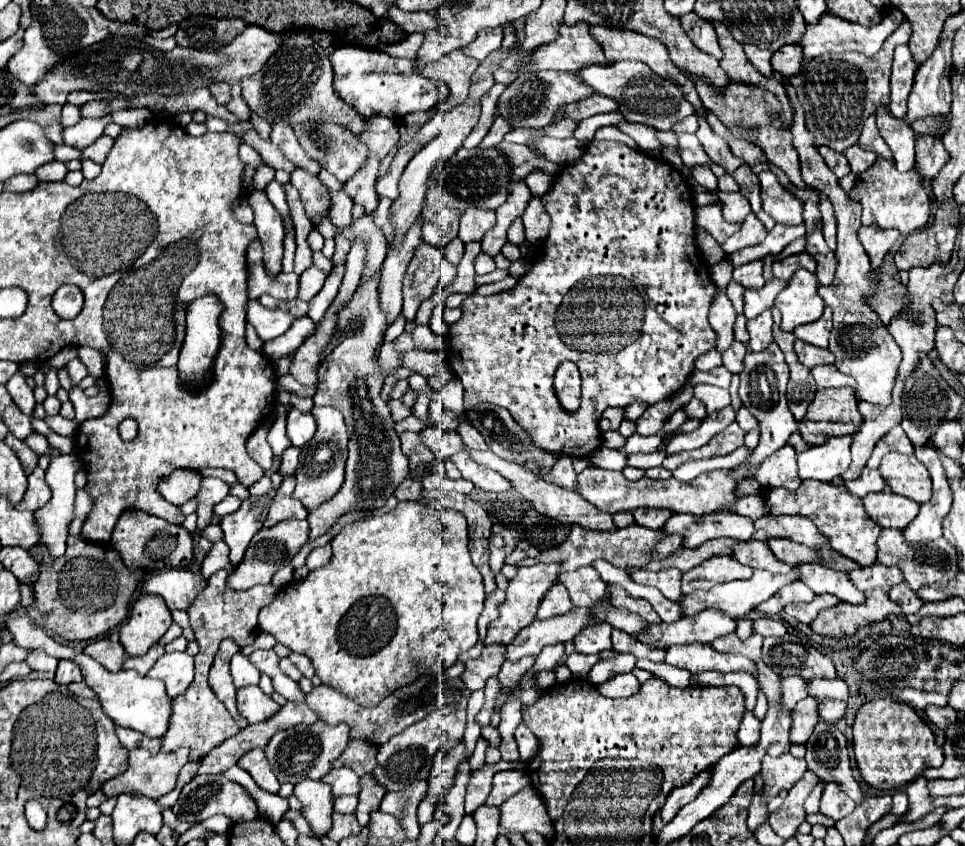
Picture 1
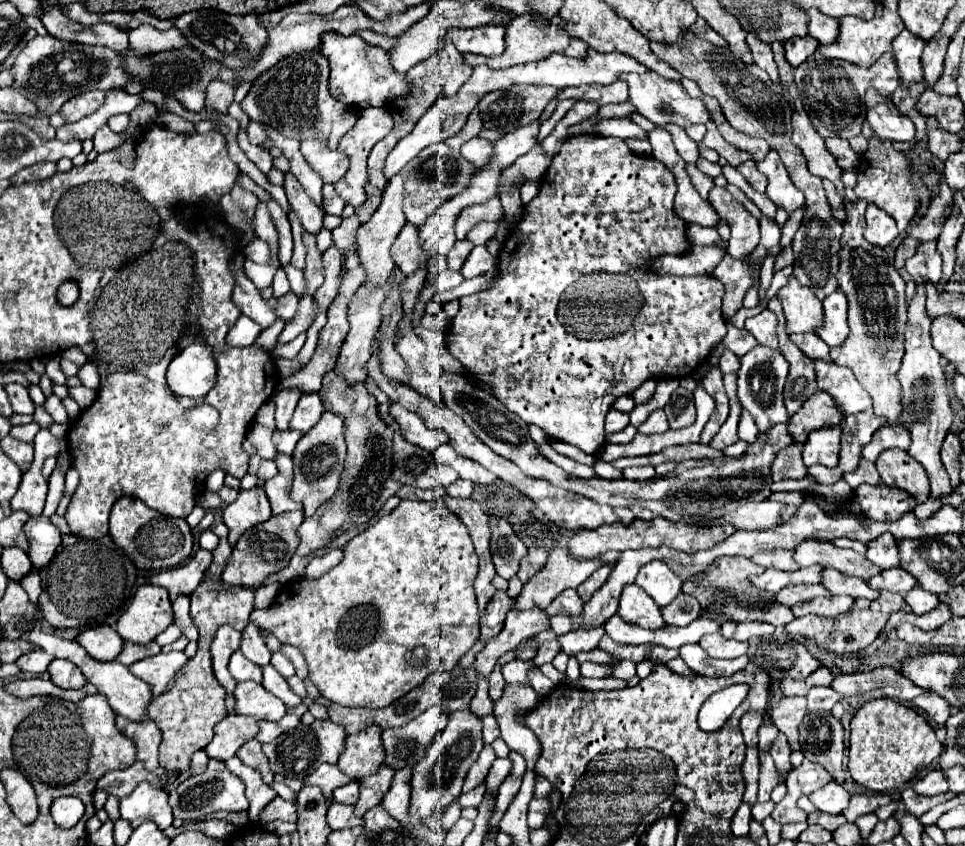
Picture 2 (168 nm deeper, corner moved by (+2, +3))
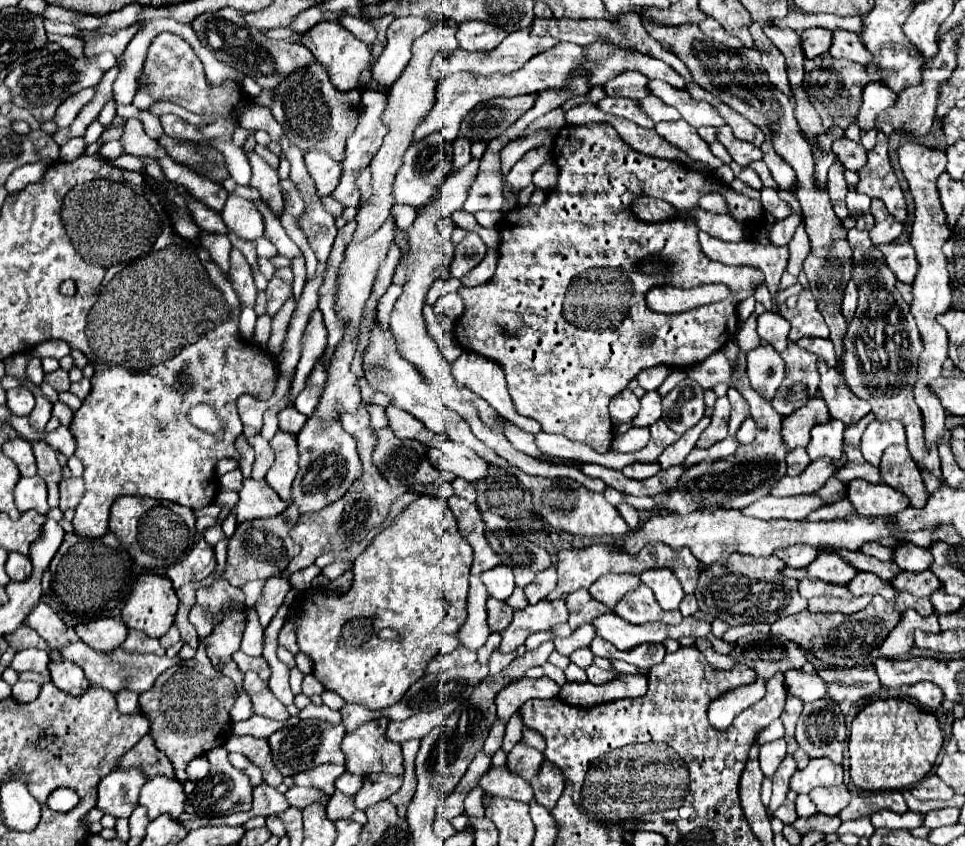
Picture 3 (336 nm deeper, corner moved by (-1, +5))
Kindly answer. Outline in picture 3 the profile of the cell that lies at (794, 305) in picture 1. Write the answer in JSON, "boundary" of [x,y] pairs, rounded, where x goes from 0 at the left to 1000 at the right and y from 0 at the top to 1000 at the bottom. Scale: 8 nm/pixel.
{"boundary":[[[830,322],[828,326],[828,336],[832,336],[832,343],[828,348],[826,362],[824,364],[816,364],[813,359],[807,362],[807,369],[811,376],[816,376],[816,381],[820,383],[820,392],[818,392],[818,402],[826,404],[832,397],[849,397],[849,400],[859,400],[859,388],[851,374],[851,369],[847,366],[847,359],[840,350],[840,340],[836,340],[836,329]]]}

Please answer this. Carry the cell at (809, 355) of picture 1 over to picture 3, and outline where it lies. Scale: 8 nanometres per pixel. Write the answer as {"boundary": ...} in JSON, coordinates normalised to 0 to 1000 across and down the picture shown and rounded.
{"boundary":[[[830,400],[830,402],[826,402],[826,409],[851,421],[859,433],[867,430],[865,411],[863,411],[861,402],[855,402],[855,400]]]}

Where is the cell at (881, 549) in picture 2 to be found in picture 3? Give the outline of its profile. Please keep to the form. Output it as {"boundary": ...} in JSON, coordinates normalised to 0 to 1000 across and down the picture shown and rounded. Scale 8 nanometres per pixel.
{"boundary":[[[932,643],[932,648],[925,650],[925,664],[940,676],[954,676],[961,674],[965,667],[965,655],[959,648],[946,645],[946,643]]]}

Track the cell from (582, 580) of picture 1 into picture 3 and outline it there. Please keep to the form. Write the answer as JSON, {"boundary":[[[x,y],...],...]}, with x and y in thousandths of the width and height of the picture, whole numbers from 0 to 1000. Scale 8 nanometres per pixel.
{"boundary":[[[629,678],[625,681],[625,686],[619,686],[617,690],[612,690],[610,702],[617,709],[635,719],[648,700],[658,697],[660,693],[662,693],[662,681],[658,678]]]}

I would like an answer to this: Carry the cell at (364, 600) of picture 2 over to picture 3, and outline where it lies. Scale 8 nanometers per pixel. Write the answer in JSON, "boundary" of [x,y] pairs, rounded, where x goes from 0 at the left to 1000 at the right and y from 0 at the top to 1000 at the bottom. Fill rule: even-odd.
{"boundary":[[[434,586],[370,657],[366,667],[366,690],[360,700],[345,702],[341,697],[322,697],[312,704],[302,733],[312,771],[324,783],[324,799],[337,816],[351,820],[358,830],[376,832],[382,839],[397,839],[411,832],[426,809],[436,804],[453,773],[469,771],[476,764],[476,742],[484,733],[488,667],[490,648],[476,631],[474,615],[463,591]],[[395,742],[409,745],[413,757],[395,757],[391,752]]]}

